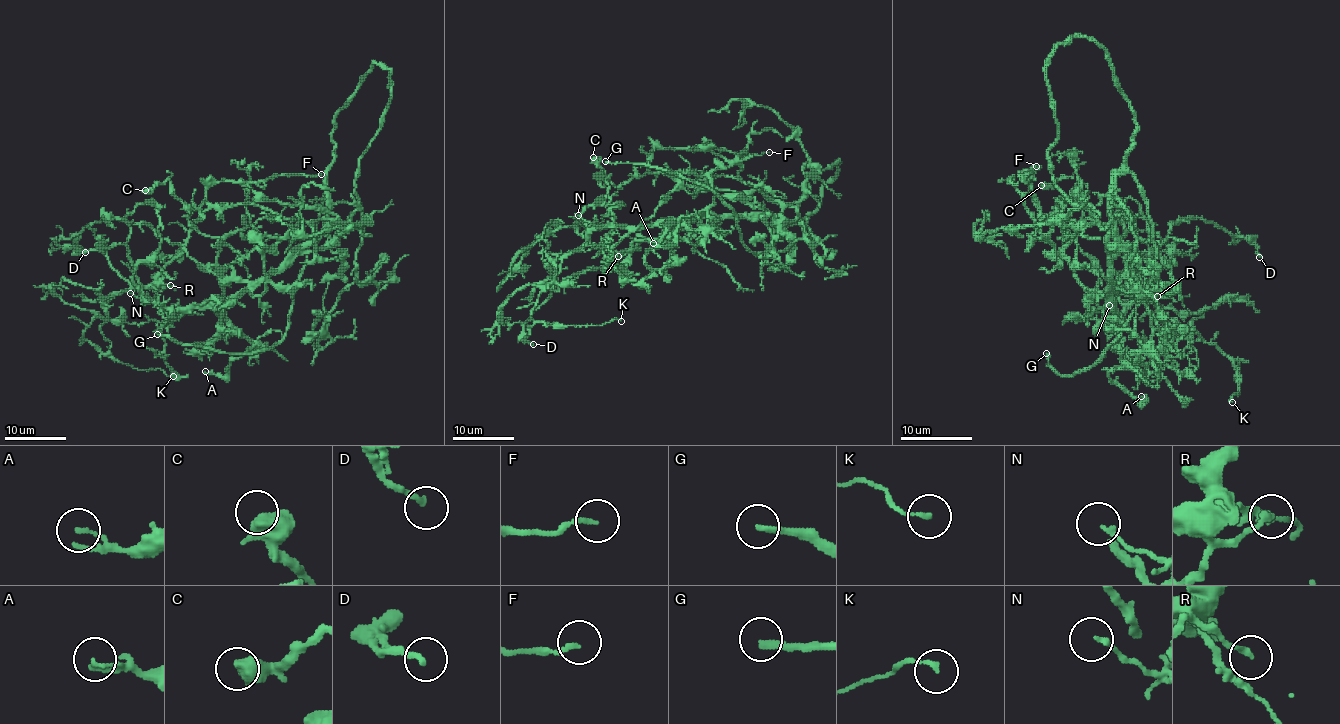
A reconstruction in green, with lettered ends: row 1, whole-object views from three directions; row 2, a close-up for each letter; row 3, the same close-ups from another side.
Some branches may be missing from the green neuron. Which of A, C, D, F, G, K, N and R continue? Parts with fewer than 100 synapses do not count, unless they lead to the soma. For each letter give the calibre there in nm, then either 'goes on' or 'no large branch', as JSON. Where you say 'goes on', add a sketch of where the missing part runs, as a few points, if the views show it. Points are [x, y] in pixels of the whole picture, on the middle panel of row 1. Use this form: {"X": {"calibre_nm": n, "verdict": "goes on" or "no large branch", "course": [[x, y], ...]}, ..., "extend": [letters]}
{"A": {"calibre_nm": 140, "verdict": "no large branch"}, "C": {"calibre_nm": 650, "verdict": "no large branch"}, "D": {"calibre_nm": 200, "verdict": "no large branch"}, "F": {"calibre_nm": 140, "verdict": "no large branch"}, "G": {"calibre_nm": 200, "verdict": "goes on", "course": [[605, 161], [588, 164], [579, 172], [547, 174], [480, 117]]}, "K": {"calibre_nm": 150, "verdict": "no large branch"}, "N": {"calibre_nm": 150, "verdict": "no large branch"}, "R": {"calibre_nm": 190, "verdict": "no large branch"}, "extend": ["G"]}

